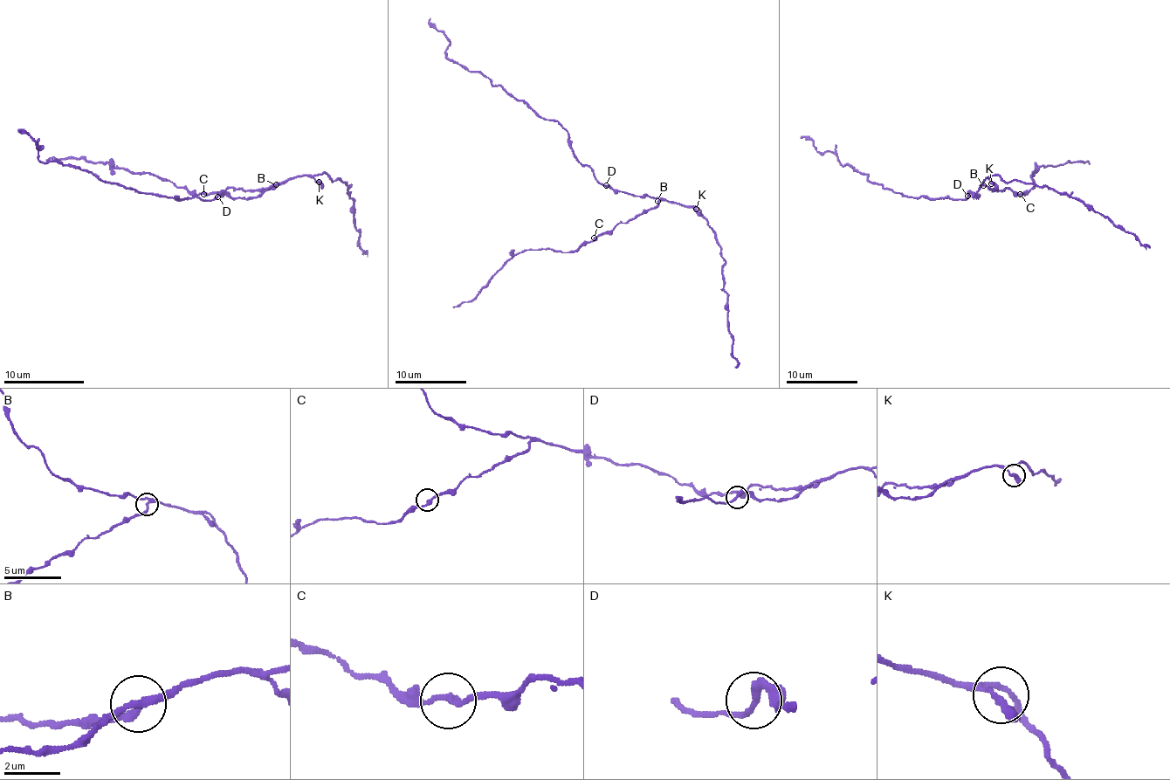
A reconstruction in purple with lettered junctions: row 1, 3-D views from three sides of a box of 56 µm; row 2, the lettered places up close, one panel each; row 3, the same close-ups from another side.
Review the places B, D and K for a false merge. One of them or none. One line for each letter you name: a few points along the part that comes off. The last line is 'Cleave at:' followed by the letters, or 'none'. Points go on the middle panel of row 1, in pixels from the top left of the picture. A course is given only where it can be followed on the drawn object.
B: course (658, 202), (575, 250), (543, 248), (514, 253), (471, 300), (453, 307)
Cleave at: B

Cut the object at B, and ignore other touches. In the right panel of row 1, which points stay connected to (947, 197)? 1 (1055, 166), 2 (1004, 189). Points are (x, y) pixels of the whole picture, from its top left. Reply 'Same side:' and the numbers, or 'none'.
Same side: none

